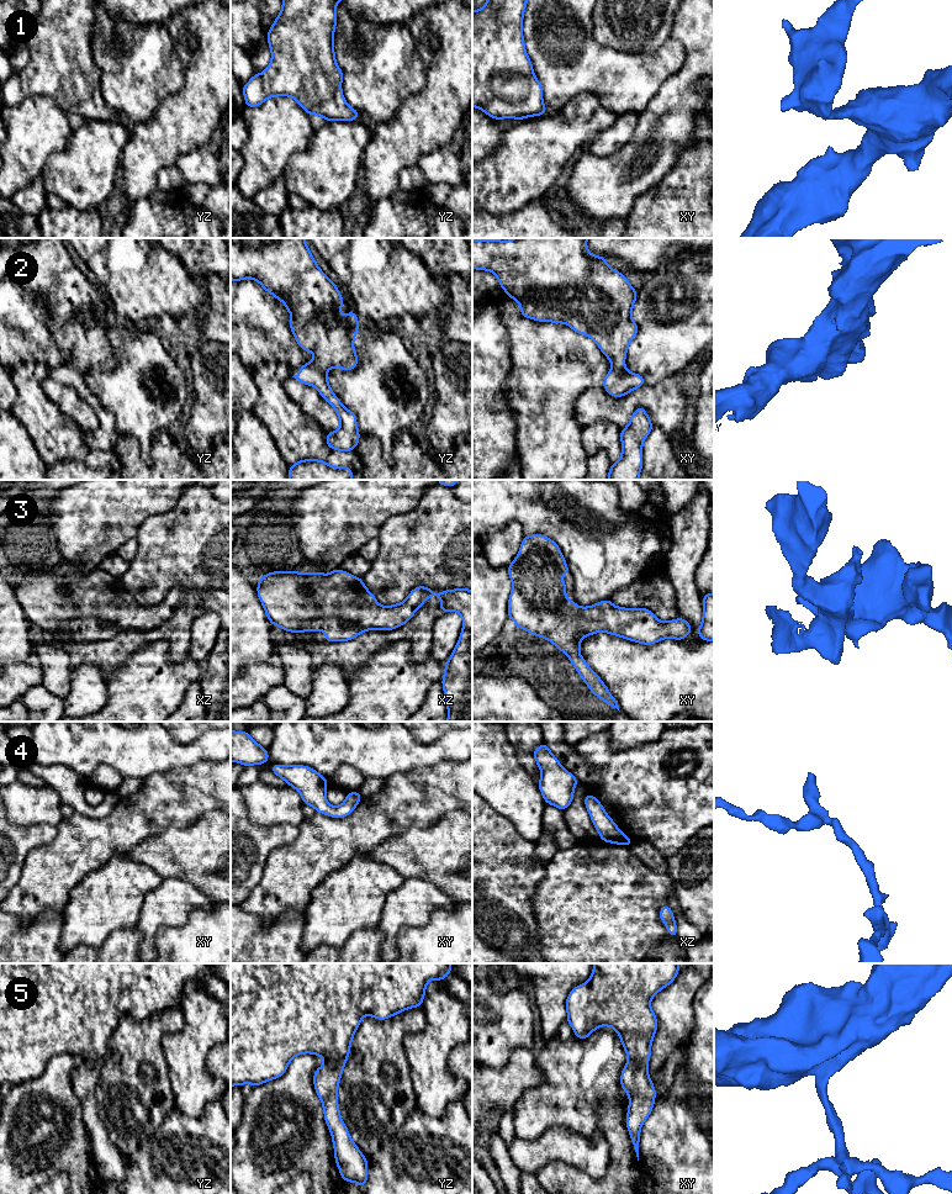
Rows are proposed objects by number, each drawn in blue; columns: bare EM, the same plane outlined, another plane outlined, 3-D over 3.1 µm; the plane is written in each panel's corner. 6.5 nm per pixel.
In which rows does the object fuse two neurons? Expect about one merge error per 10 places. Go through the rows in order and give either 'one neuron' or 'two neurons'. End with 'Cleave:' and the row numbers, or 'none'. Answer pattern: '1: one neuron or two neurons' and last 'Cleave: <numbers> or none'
1: one neuron
2: one neuron
3: one neuron
4: one neuron
5: one neuron
Cleave: none

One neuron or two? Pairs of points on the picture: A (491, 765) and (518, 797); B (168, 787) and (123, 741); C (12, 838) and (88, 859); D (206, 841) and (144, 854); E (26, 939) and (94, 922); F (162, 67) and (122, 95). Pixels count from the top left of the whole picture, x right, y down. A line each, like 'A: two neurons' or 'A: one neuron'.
A: one neuron
B: two neurons
C: two neurons
D: one neuron
E: two neurons
F: one neuron

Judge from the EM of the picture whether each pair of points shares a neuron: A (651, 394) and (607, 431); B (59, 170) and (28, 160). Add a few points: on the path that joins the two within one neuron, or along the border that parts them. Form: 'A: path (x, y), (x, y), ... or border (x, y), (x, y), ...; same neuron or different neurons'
A: border (586, 426), (593, 422), (609, 421), (620, 431); different neurons
B: border (67, 147), (56, 152), (47, 160), (41, 173); different neurons

